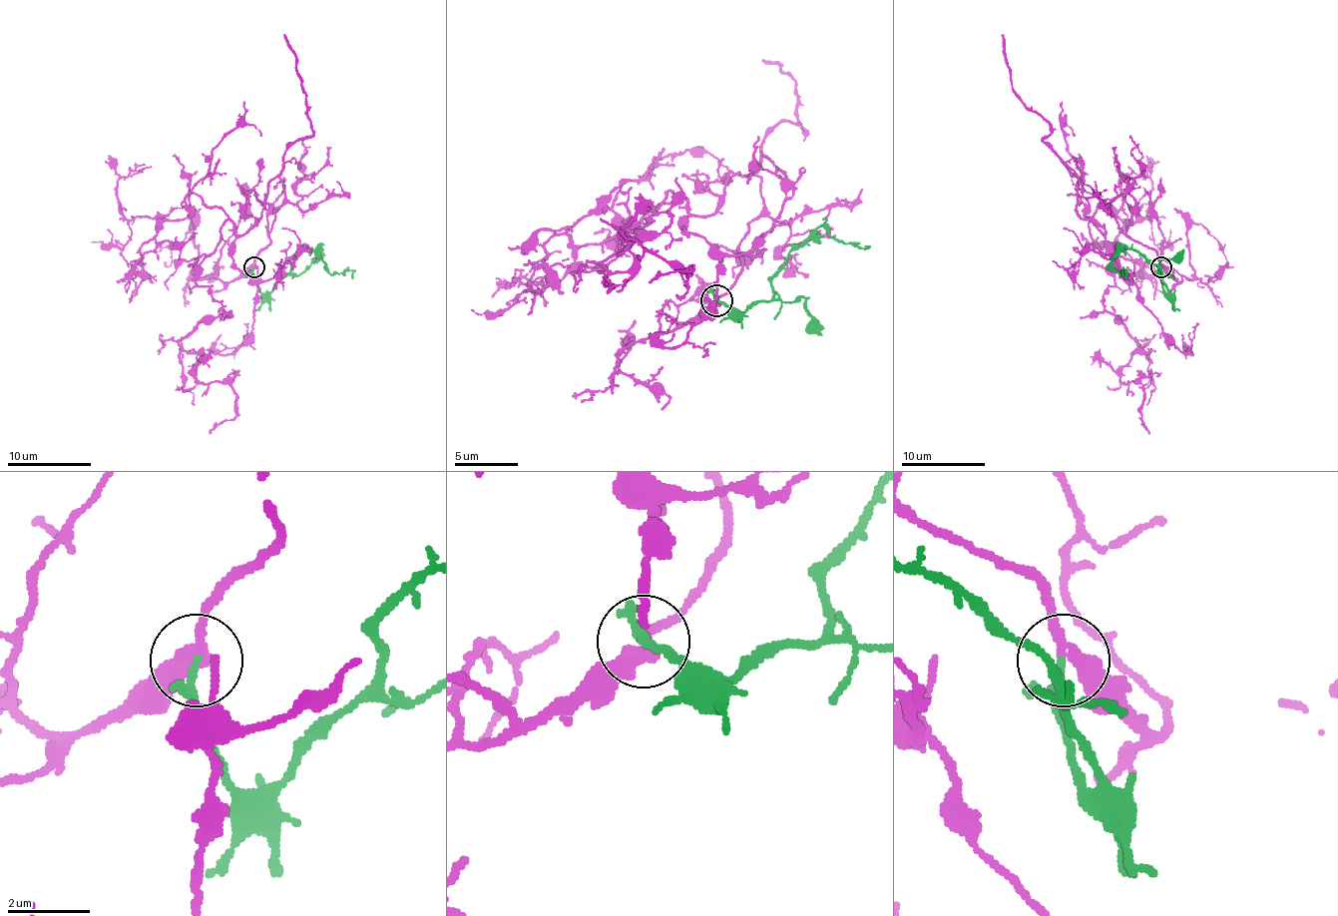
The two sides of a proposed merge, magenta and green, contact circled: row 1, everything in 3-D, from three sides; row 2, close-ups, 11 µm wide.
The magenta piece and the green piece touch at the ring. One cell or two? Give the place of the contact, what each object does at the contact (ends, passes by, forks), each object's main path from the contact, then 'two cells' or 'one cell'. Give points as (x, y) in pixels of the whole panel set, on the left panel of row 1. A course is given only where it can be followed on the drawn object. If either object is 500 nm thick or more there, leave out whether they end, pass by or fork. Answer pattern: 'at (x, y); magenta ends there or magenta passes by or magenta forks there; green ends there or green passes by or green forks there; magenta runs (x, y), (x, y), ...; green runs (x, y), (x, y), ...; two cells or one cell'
at (253, 266); magenta passes by; green passes by; magenta runs (254, 266), (277, 177), (201, 264), (223, 310), (180, 341), (235, 395), (209, 433); green runs (254, 266), (252, 280), (266, 293), (300, 249), (310, 249), (331, 274), (350, 270), (352, 278); one cell

